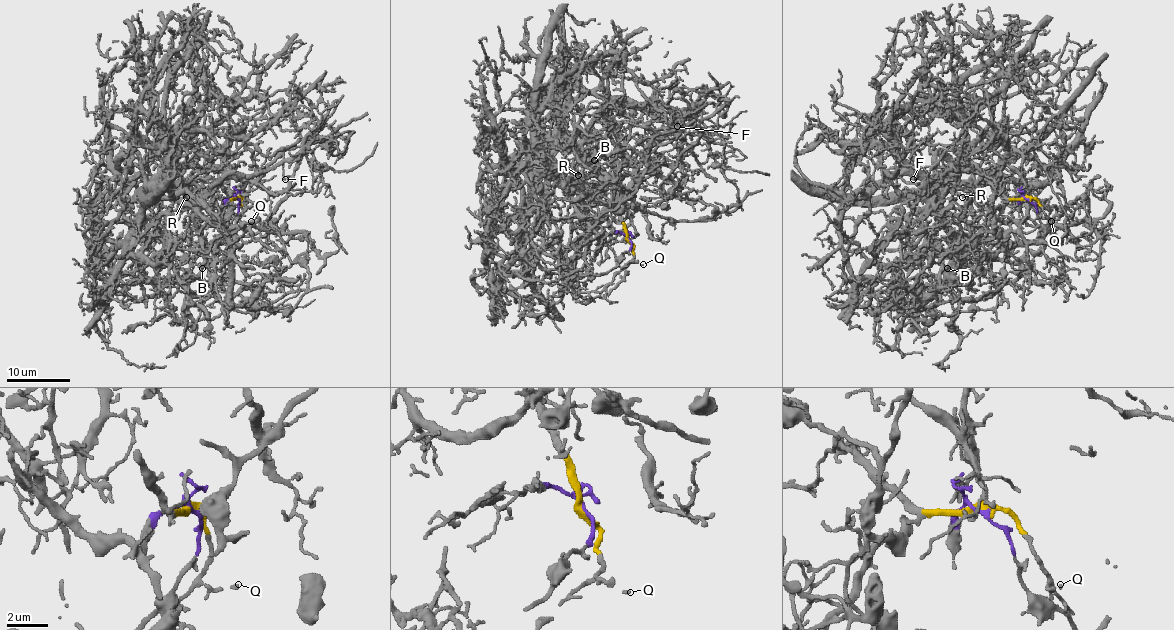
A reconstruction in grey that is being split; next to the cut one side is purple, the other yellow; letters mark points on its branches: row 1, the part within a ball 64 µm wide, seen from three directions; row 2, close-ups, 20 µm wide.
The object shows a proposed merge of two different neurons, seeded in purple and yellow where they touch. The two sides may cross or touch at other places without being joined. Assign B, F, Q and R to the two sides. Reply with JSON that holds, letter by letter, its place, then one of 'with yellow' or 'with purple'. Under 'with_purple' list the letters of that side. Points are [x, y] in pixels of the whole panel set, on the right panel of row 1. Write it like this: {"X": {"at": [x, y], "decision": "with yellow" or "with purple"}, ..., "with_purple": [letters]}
{"B": {"at": [947, 268], "decision": "with yellow"}, "F": {"at": [913, 179], "decision": "with yellow"}, "Q": {"at": [1051, 221], "decision": "with yellow"}, "R": {"at": [962, 197], "decision": "with yellow"}, "with_purple": []}

